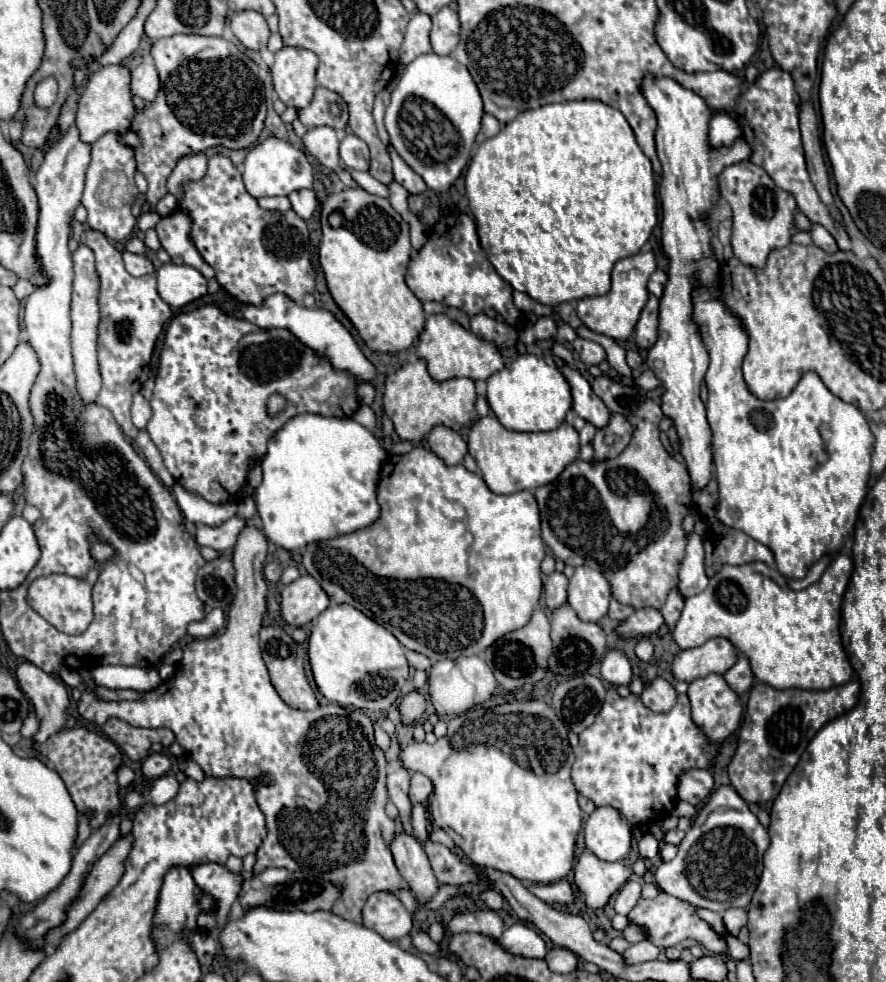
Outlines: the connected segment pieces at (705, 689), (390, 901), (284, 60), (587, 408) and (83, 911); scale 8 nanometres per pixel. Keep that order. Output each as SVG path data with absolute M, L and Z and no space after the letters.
M708 675L708 677L692 681L690 689L688 689L688 699L690 699L690 707L692 707L692 721L704 731L704 735L710 739L710 743L722 745L732 733L738 731L744 709L738 701L738 695L734 691L730 691L730 687L722 675Z
M390 891L372 893L364 905L362 917L368 929L378 931L388 941L396 941L412 929L412 915Z
M282 47L276 53L272 67L272 79L278 97L288 107L306 107L316 89L316 69L318 57L312 51L300 47Z
M562 365L560 367L564 379L568 381L570 389L572 389L572 409L588 423L596 425L598 429L604 427L610 419L610 411L608 407L602 403L602 399L598 399L598 395L594 395L590 383L570 365Z
M132 833L120 837L114 841L114 845L94 863L78 899L68 907L68 919L62 927L54 929L48 933L46 941L50 945L58 945L60 939L74 931L84 919L88 913L94 911L94 907L100 903L100 899L116 887L116 883L120 881L122 873L124 873L124 861L132 849L132 843L134 843L134 837Z

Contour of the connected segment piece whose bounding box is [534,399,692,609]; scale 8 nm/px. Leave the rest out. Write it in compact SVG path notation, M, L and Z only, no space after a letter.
M644 401L628 421L634 425L634 437L624 453L612 461L586 463L576 459L566 467L560 477L544 487L536 489L536 499L542 517L542 539L552 549L554 557L562 559L566 565L578 567L588 565L602 575L606 575L612 585L612 597L624 605L656 607L660 609L666 601L670 589L678 585L678 569L684 559L686 533L682 529L682 519L690 513L690 475L684 463L672 459L664 445L660 443L660 419L662 409L656 401Z

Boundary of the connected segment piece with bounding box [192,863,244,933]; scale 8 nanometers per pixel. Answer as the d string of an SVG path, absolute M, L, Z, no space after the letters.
M198 863L192 867L192 877L200 891L206 891L216 899L214 913L198 915L198 929L202 933L210 933L226 923L230 907L242 889L244 877L242 873L228 871L226 865L220 863Z

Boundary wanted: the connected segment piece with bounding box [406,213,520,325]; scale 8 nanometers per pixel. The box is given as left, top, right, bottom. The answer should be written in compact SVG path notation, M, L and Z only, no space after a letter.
M446 215L440 219L430 235L428 243L410 261L406 283L412 293L422 301L436 301L448 307L458 307L468 315L486 313L490 317L502 317L510 325L520 323L520 311L512 303L512 287L496 273L480 247L474 221L464 215Z

